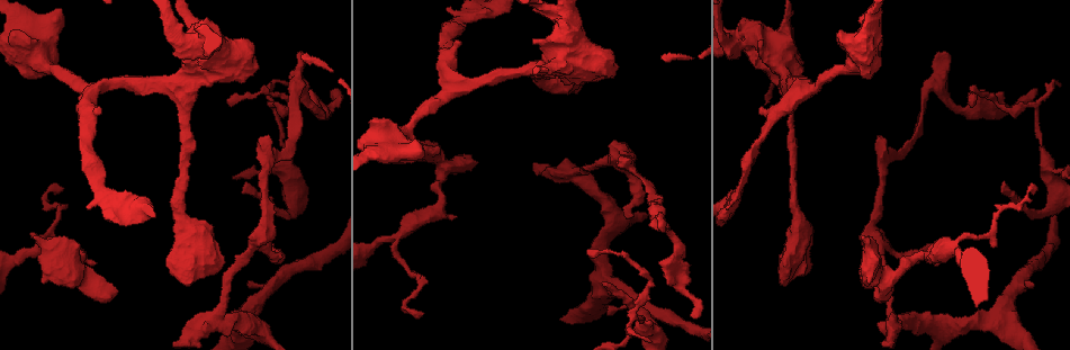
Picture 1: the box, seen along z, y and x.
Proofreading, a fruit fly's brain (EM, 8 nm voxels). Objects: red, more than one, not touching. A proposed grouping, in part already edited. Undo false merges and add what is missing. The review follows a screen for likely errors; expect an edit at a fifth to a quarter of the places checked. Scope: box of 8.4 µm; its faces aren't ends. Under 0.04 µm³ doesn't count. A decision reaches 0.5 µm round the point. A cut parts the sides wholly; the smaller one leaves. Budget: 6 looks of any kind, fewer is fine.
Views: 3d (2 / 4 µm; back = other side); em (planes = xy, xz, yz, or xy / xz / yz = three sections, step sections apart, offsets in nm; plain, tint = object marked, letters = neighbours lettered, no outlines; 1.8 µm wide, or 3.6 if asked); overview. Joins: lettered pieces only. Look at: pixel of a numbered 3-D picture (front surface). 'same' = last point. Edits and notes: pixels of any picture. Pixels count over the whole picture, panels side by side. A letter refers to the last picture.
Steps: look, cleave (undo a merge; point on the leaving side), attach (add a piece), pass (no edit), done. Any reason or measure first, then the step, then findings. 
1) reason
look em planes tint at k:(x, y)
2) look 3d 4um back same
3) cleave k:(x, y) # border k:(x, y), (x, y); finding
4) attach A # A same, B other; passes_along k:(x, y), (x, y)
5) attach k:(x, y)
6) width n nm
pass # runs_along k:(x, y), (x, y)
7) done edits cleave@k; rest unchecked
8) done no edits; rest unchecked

free end
look em xy step 8 letters at 1:(297, 53)

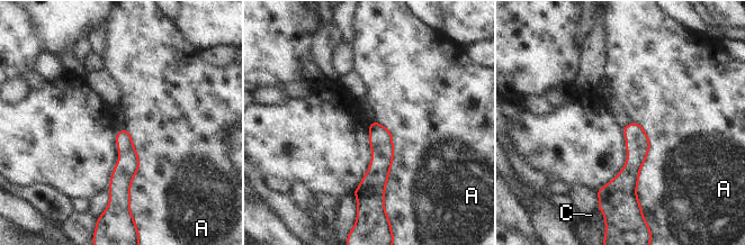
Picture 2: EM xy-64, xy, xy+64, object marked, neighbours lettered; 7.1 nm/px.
another direction
look em planes letters same

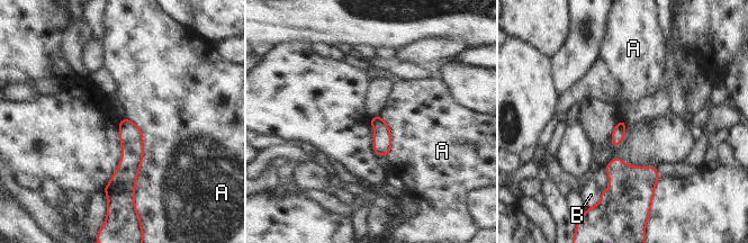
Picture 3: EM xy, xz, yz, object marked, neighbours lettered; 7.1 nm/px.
pass # A other, B other; runs_along 3:(126, 122), (129, 165), (114, 190); none of them fits

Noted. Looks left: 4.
stops while still wide
look 3d 4um at 1:(532, 39)

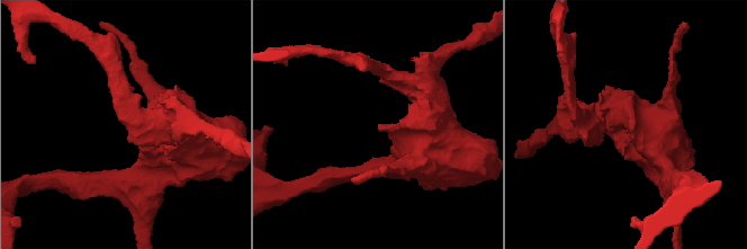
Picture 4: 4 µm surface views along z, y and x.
shape alone is not enough
look em xy step 8 plain at 4:(379, 124)

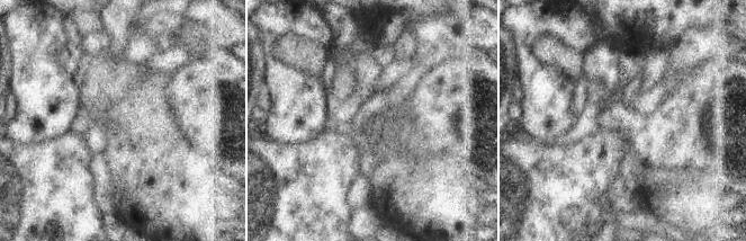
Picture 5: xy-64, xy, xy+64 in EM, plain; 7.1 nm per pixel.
look em xy step 8 letters same

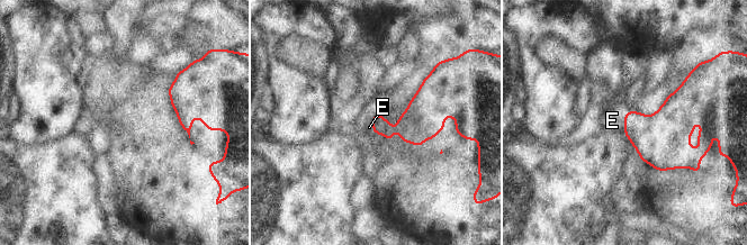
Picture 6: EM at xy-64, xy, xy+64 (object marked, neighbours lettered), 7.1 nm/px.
attach E # E same; it goes on there

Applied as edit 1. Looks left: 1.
done edits attach@6; rest unchecked

